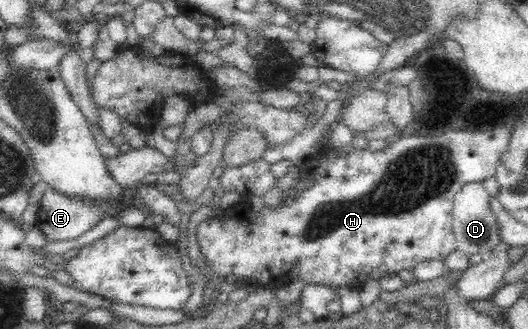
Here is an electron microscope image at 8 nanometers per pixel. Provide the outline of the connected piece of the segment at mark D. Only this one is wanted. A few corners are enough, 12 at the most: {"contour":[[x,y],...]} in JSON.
{"contour":[[481,182],[453,202],[457,249],[486,256],[500,243]]}

